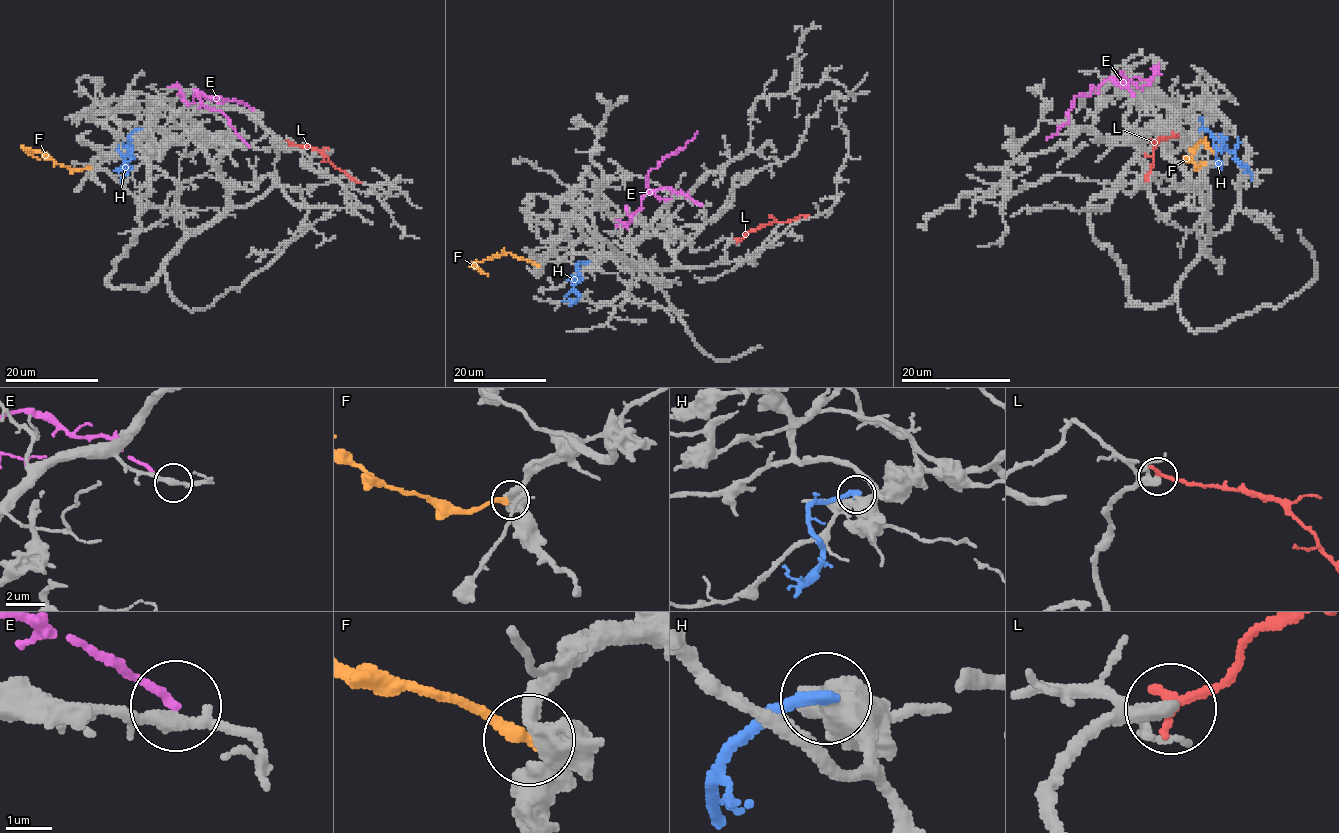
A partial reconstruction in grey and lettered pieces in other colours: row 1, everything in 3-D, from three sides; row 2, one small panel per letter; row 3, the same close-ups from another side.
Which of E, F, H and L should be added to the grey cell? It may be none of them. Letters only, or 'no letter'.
no letter

